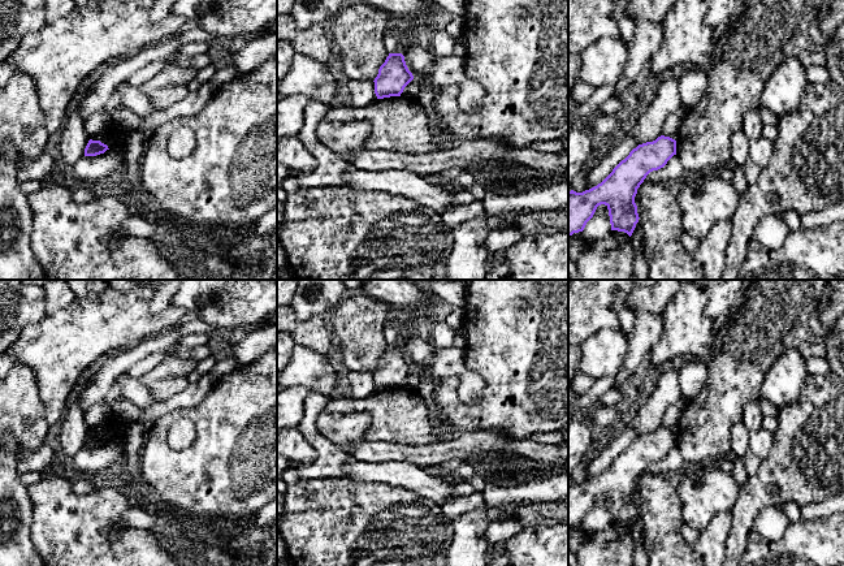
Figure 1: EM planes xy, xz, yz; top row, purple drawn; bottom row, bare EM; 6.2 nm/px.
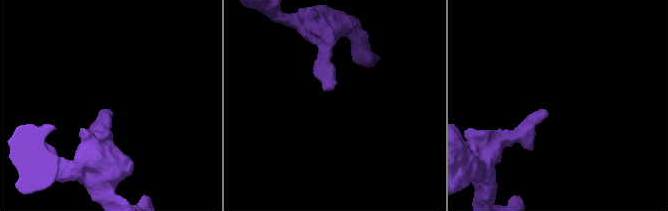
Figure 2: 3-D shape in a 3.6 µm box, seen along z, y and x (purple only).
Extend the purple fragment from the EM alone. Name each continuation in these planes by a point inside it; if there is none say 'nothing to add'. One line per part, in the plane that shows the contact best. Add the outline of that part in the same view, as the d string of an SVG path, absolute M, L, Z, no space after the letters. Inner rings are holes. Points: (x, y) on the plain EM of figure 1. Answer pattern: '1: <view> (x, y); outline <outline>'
nothing to add

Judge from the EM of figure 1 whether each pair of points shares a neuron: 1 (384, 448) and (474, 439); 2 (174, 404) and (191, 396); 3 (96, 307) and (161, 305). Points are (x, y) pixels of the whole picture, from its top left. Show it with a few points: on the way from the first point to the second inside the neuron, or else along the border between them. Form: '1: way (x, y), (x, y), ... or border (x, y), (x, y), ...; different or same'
1: way (406, 453), (451, 452); same
2: way (178, 401), (187, 398); same
3: border (150, 299), (152, 311), (163, 311), (169, 305); different

